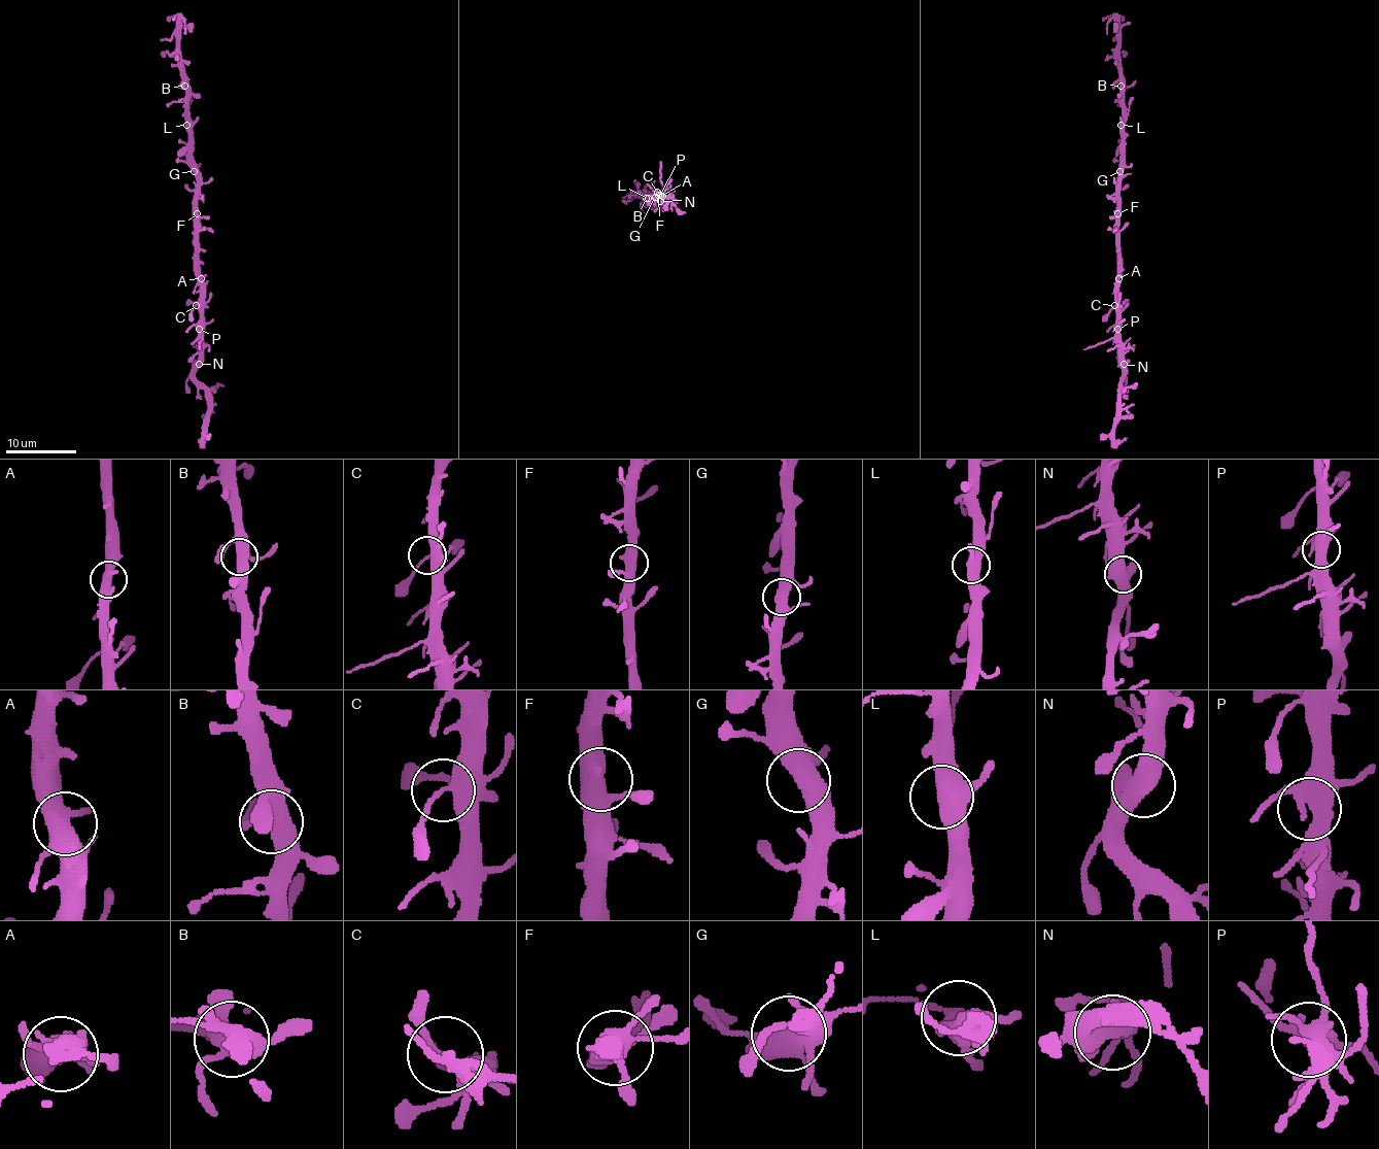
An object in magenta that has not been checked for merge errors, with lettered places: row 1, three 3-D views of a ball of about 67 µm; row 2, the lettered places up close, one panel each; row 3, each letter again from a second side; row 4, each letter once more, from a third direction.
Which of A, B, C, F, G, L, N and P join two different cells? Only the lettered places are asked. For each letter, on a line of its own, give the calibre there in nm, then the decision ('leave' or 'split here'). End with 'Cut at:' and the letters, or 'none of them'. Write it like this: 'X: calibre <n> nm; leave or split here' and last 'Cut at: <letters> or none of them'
A: calibre 460 nm; leave
B: calibre 440 nm; leave
C: calibre 260 nm; leave
F: calibre 480 nm; leave
G: calibre 460 nm; leave
L: calibre 480 nm; leave
N: calibre 480 nm; leave
P: calibre 480 nm; leave
Cut at: none of them

